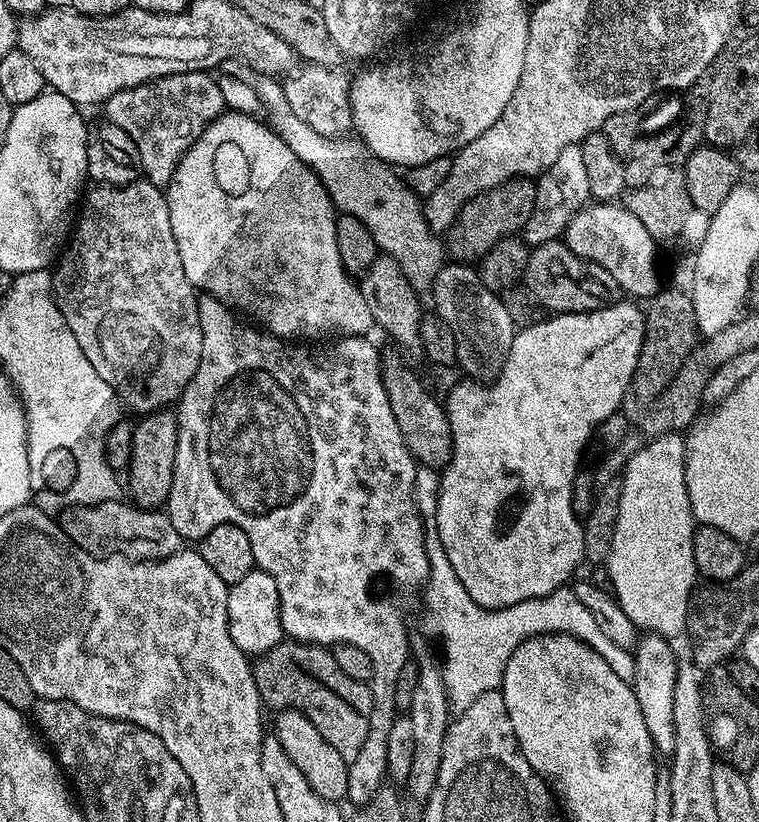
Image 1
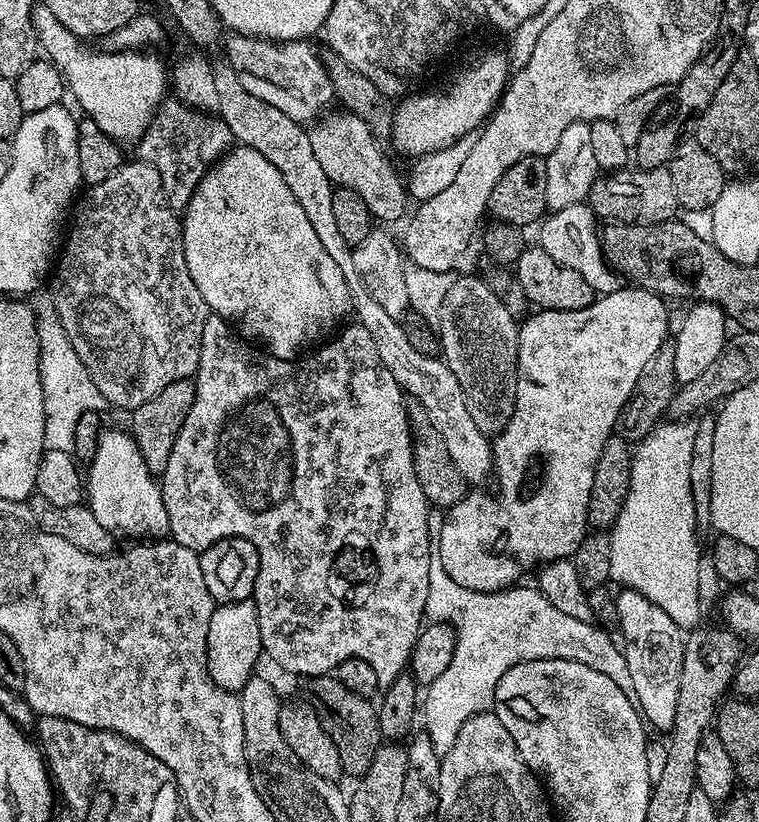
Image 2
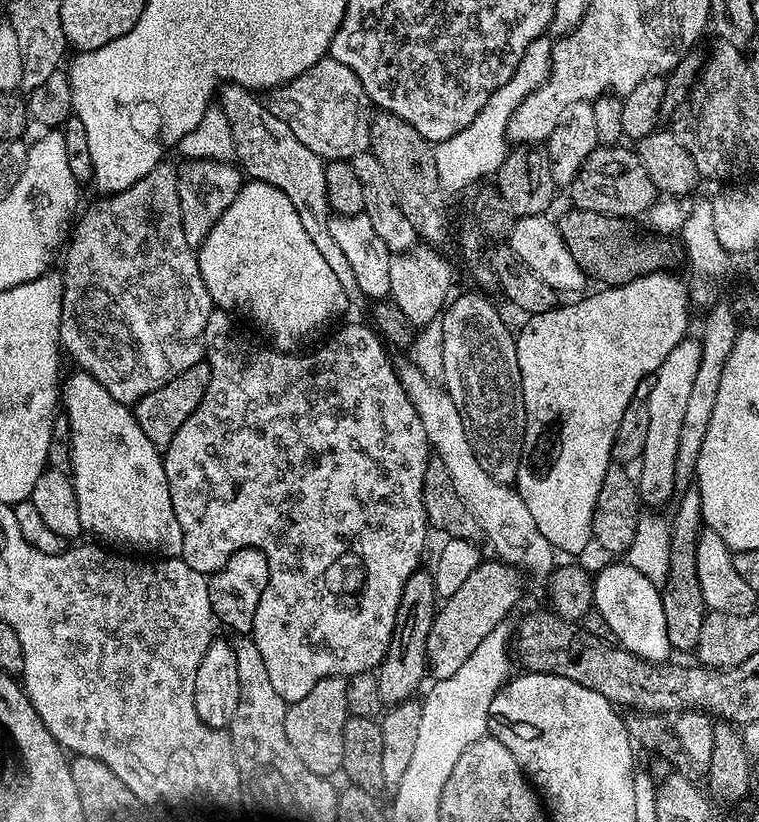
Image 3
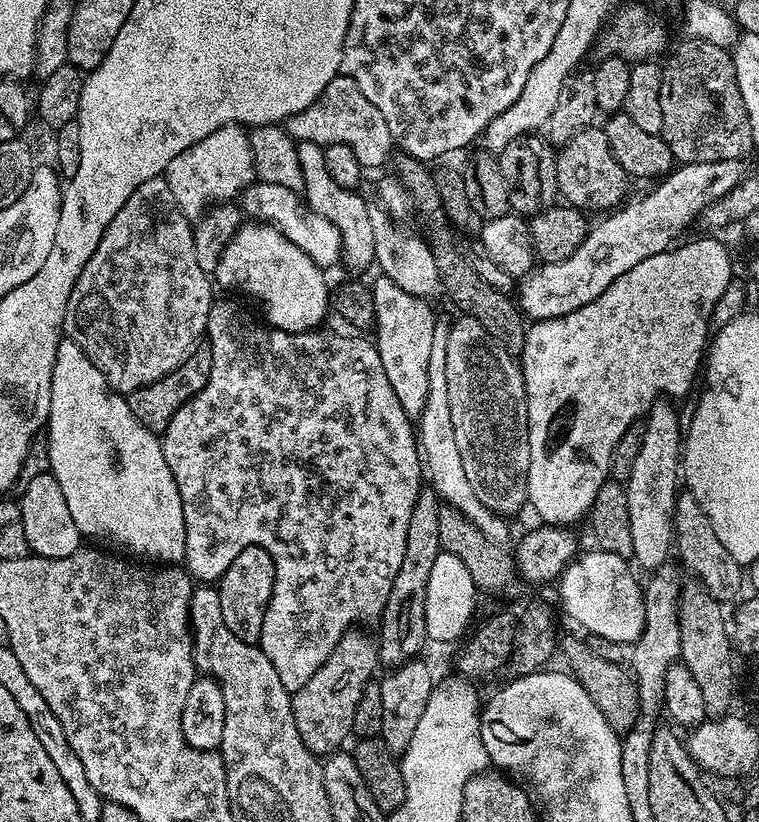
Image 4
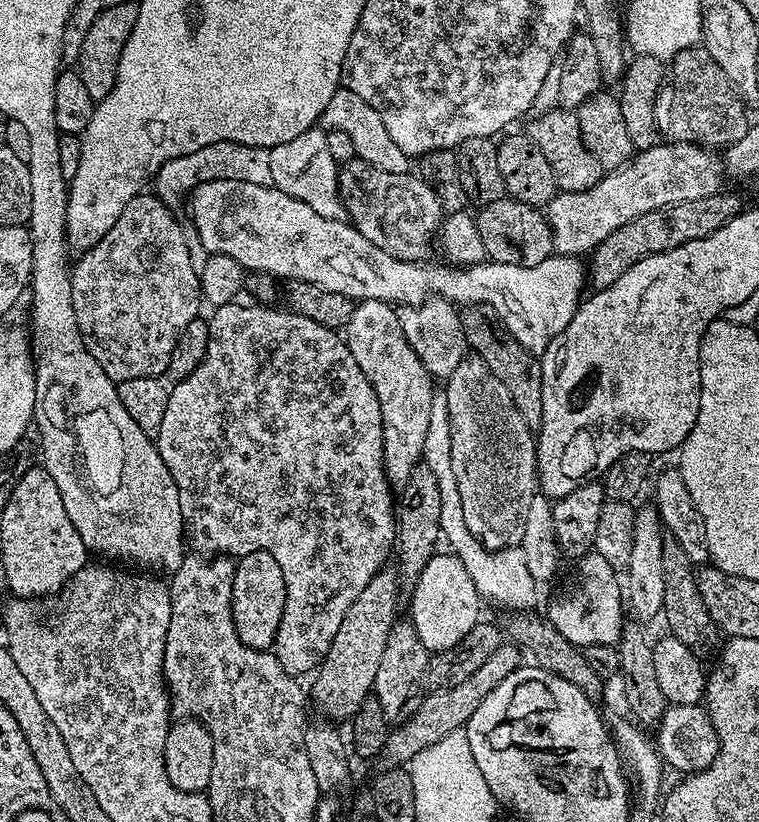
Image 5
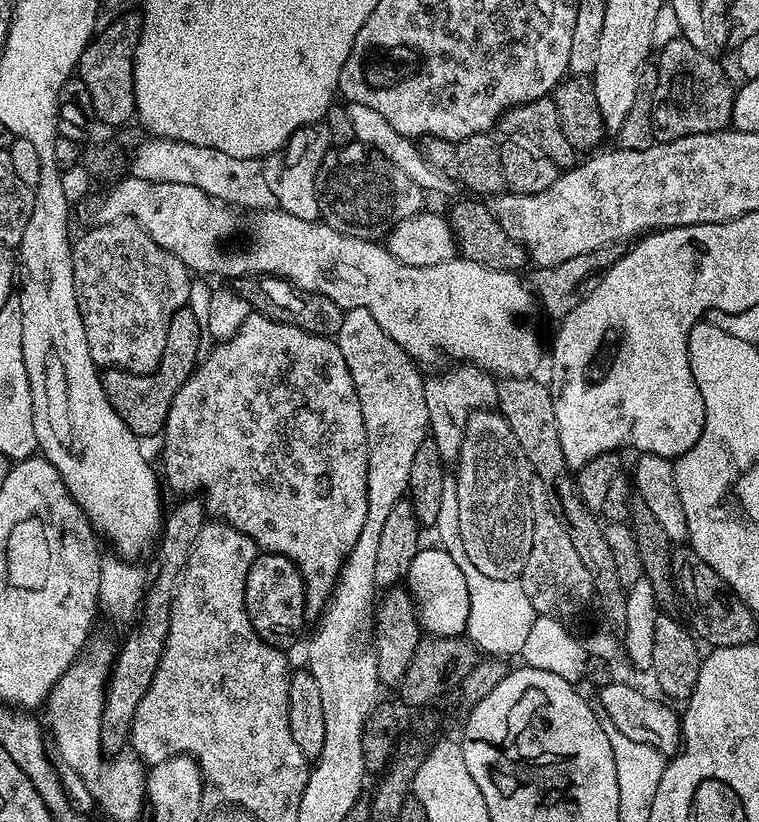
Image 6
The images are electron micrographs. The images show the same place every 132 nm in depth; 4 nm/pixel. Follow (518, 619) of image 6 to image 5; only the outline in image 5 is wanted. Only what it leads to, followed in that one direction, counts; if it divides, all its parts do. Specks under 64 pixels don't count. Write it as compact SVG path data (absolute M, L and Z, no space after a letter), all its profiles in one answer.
M443 390L433 391L430 406L430 423L426 429L426 443L422 446L423 463L434 470L438 478L438 490L442 490L442 522L440 530L445 541L453 544L455 555L470 570L474 586L480 591L485 601L493 600L501 609L506 610L509 604L525 604L528 610L536 607L536 588L538 582L526 570L526 554L523 548L502 548L489 550L477 542L466 530L462 518L462 498L458 494L458 481L454 479L454 466L450 466L450 410L446 410L446 394Z

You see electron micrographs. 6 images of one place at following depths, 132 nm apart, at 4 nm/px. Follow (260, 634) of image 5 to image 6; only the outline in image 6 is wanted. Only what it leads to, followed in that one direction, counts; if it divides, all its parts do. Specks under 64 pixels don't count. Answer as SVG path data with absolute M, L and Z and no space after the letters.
M264 552L257 555L256 561L250 566L250 574L246 574L246 614L250 618L250 626L270 646L281 650L288 647L300 636L306 617L306 590L304 579L298 566L282 554Z

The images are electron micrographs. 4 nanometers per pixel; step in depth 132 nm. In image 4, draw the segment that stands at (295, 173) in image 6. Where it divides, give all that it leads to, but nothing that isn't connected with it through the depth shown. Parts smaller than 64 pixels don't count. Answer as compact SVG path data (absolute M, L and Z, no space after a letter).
M297 143L298 166L302 170L304 183L302 194L306 199L307 207L326 218L336 227L342 238L343 267L353 268L356 272L364 272L373 267L376 255L374 254L374 226L370 226L370 204L359 195L359 191L338 186L334 178L326 171L326 158L324 149L319 144Z

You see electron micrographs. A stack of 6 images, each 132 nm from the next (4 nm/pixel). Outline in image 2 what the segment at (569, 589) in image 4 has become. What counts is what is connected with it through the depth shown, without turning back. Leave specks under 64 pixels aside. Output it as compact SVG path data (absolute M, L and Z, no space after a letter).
M625 588L614 596L620 619L619 635L624 635L622 647L630 678L634 682L634 703L641 716L664 734L671 733L678 706L678 678L682 678L685 633L669 618L666 610L654 606L650 598Z

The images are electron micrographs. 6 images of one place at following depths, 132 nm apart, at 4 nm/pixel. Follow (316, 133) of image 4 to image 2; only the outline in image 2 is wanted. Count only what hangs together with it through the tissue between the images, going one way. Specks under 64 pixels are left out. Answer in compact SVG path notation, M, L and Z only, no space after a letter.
M239 34L229 37L226 62L238 73L254 98L270 102L270 106L282 110L286 118L294 118L294 122L302 125L315 121L329 107L327 104L333 103L332 83L321 53L316 53L307 39L277 42Z

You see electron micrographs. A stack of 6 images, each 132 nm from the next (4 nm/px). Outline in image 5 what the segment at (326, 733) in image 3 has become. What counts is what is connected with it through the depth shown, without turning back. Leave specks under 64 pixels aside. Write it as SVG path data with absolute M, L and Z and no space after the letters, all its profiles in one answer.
M385 566L380 569L374 578L370 578L370 583L362 589L362 594L354 598L354 603L350 605L350 610L346 610L342 617L342 626L338 626L338 634L334 634L334 642L330 642L330 650L326 658L314 673L312 688L310 684L310 700L316 703L316 708L321 712L321 717L332 722L347 721L362 706L364 700L373 695L372 687L374 678L378 678L378 665L382 663L382 654L386 650L386 638L390 638L390 630L396 625L398 613L396 606L402 597L400 586L400 573L395 567Z

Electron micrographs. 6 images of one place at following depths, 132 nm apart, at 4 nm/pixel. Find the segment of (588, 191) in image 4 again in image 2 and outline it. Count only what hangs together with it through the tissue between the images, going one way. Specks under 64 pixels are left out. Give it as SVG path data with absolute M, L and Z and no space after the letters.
M667 167L621 170L597 179L589 192L587 203L597 217L621 224L657 224L673 219L678 205L674 194L674 182Z

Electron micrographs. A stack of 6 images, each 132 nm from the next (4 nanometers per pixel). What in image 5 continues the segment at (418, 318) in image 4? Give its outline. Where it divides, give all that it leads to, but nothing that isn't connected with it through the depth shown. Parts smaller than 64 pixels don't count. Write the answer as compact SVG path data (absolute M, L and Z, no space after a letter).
M359 301L346 325L346 343L350 354L354 354L354 362L362 366L362 372L378 394L378 404L382 410L384 469L388 483L402 486L406 478L410 478L414 466L424 458L422 446L426 443L426 429L430 423L434 377L428 373L426 366L422 366L410 342L406 342L400 313L389 301Z

